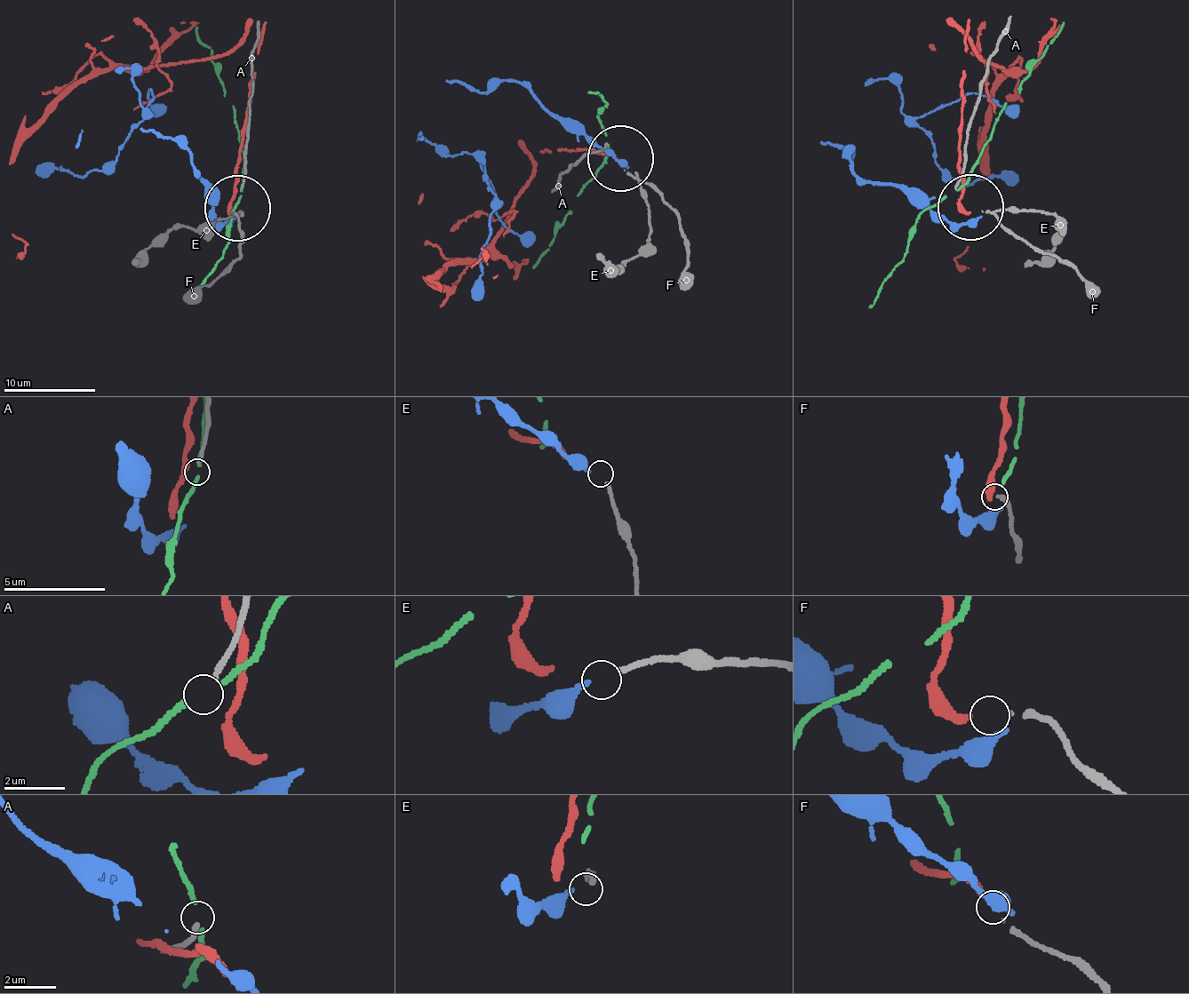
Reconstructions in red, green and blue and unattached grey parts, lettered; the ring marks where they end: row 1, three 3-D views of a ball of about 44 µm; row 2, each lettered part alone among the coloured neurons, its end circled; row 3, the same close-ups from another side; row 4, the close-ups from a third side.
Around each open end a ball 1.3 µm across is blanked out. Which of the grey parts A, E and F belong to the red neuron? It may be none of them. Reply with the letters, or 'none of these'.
F

